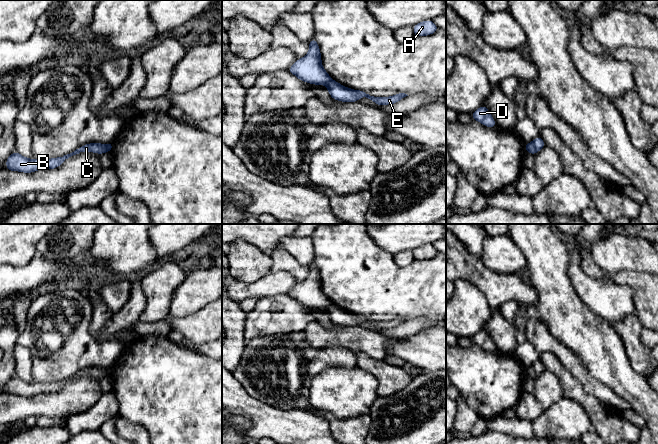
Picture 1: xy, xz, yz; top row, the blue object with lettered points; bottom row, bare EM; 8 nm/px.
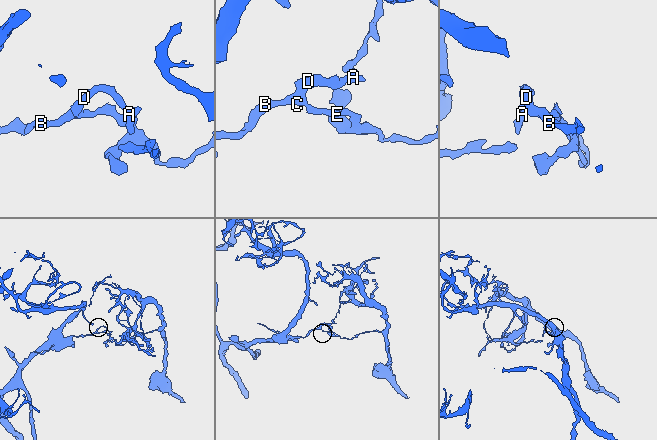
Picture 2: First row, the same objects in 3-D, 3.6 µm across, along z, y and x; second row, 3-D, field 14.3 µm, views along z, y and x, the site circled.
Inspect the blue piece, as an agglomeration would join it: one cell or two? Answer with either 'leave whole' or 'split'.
split

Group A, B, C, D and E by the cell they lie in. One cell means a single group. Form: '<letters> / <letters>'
A B C D / E

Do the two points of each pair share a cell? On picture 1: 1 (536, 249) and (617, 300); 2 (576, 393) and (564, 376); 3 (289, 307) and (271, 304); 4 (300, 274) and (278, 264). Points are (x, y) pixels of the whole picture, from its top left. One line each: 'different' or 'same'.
1: different
2: same
3: same
4: same

